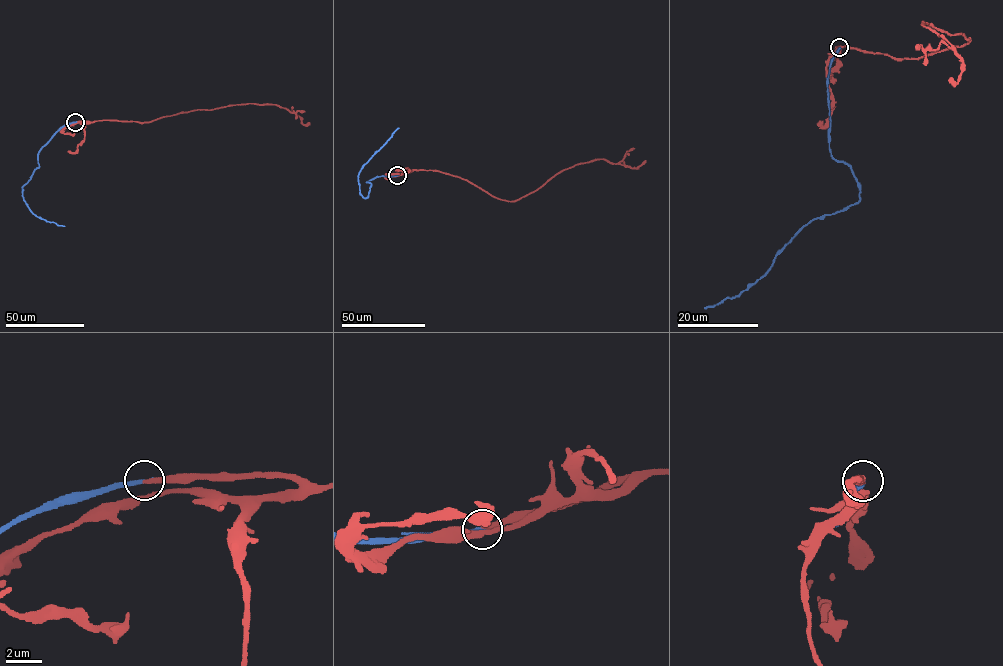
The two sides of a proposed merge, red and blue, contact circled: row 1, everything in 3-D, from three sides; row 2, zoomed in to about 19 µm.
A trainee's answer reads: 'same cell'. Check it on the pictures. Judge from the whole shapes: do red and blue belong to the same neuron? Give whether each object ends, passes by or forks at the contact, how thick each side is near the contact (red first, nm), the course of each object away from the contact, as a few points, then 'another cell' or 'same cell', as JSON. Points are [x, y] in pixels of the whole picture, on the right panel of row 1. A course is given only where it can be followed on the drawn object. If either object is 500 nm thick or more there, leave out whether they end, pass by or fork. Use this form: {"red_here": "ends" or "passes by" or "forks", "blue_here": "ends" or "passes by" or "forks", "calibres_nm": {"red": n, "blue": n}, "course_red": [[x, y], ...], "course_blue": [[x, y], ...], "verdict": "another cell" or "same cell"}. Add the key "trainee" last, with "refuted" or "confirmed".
{"red_here": "ends", "blue_here": "ends", "calibres_nm": {"red": 280, "blue": 280}, "course_red": [[839, 48], [914, 59], [970, 41], [923, 21], [962, 61], [958, 82], [949, 80]], "course_blue": [[839, 48], [827, 82], [829, 149], [851, 169], [860, 200], [814, 218], [754, 283], [705, 308]], "verdict": "same cell", "trainee": "confirmed"}

